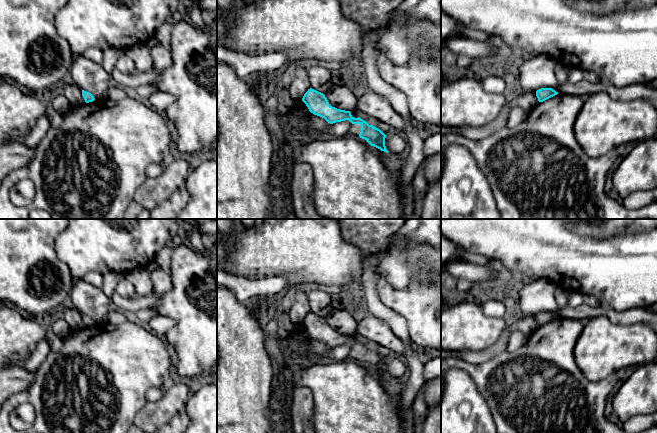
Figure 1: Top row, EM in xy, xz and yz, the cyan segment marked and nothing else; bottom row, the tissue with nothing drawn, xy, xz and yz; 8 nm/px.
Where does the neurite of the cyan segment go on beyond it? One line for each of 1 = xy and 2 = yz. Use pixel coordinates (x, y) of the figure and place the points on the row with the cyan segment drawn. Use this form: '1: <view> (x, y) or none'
1: none
2: none

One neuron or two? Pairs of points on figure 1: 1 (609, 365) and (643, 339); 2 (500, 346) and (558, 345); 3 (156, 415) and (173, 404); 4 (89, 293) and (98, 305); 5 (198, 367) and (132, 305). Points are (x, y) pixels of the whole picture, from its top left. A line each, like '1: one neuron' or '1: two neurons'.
1: one neuron
2: two neurons
3: one neuron
4: one neuron
5: one neuron

